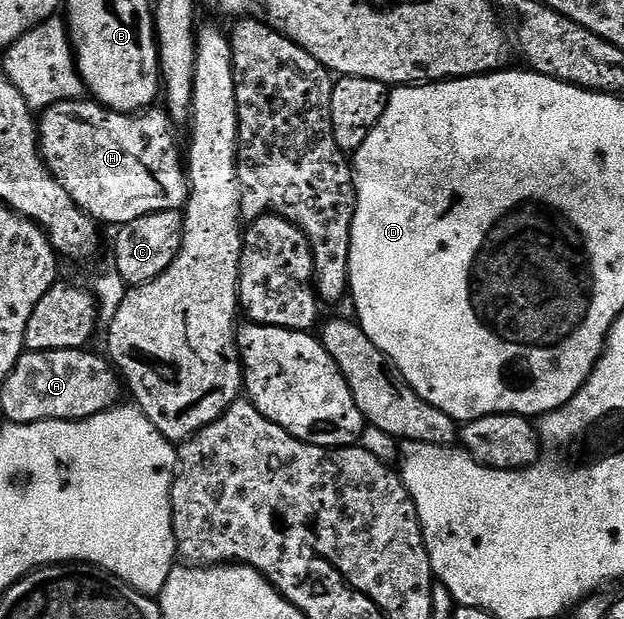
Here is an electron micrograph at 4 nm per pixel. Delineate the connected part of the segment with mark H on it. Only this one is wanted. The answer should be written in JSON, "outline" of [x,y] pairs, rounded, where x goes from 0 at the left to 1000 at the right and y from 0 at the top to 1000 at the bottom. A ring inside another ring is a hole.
{"outline":[[[141,158],[109,160],[107,163],[95,163],[71,174],[64,181],[63,197],[59,200],[59,215],[66,233],[66,250],[72,255],[72,263],[79,268],[79,276],[96,292],[96,297],[107,305],[107,312],[114,312],[117,323],[128,334],[136,336],[151,354],[163,362],[183,360],[192,363],[196,360],[208,360],[231,347],[240,347],[250,341],[290,341],[300,323],[303,323],[303,284],[300,281],[300,263],[293,255],[293,231],[284,226],[285,200],[279,199],[269,178],[234,176],[224,183],[208,183],[204,179],[183,179],[181,174],[168,171],[165,166],[144,163]]]}

